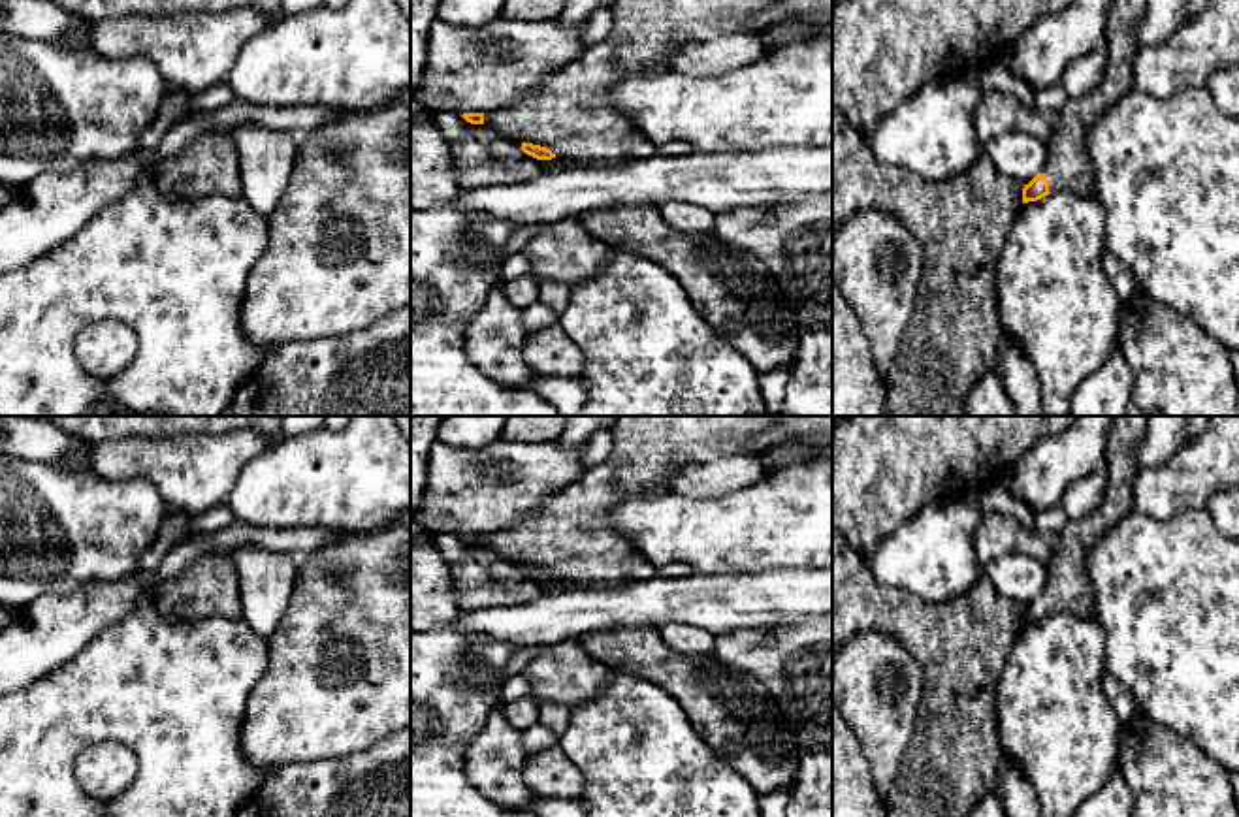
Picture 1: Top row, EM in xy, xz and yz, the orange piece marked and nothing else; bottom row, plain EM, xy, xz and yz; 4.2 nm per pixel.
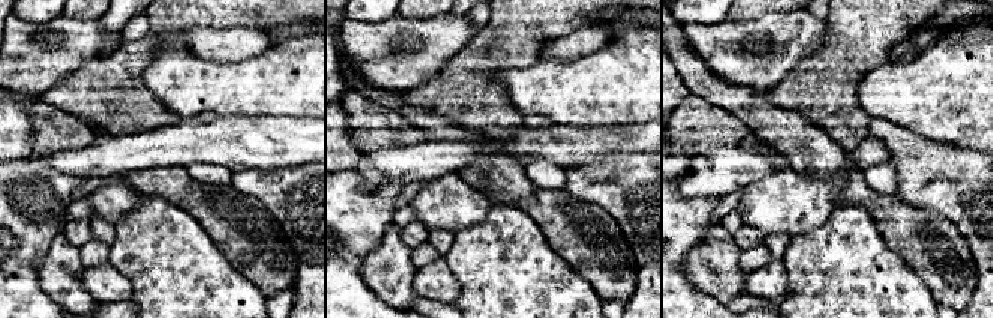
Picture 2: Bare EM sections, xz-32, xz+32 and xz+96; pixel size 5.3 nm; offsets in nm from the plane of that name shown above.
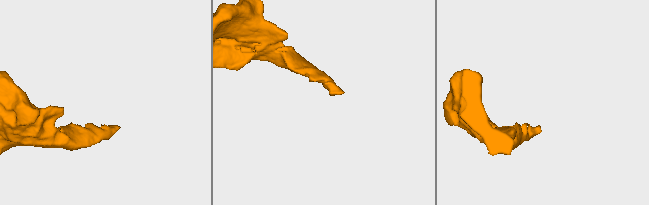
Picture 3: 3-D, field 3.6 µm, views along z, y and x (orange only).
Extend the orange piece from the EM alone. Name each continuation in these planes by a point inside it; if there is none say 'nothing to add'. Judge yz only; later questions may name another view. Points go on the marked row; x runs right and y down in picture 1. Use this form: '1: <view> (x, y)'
1: yz (1068, 166)

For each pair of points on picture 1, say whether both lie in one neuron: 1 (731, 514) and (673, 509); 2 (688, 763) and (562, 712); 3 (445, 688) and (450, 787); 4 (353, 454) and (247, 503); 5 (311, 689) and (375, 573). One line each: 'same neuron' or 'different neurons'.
1: same neuron
2: different neurons
3: same neuron
4: same neuron
5: same neuron

